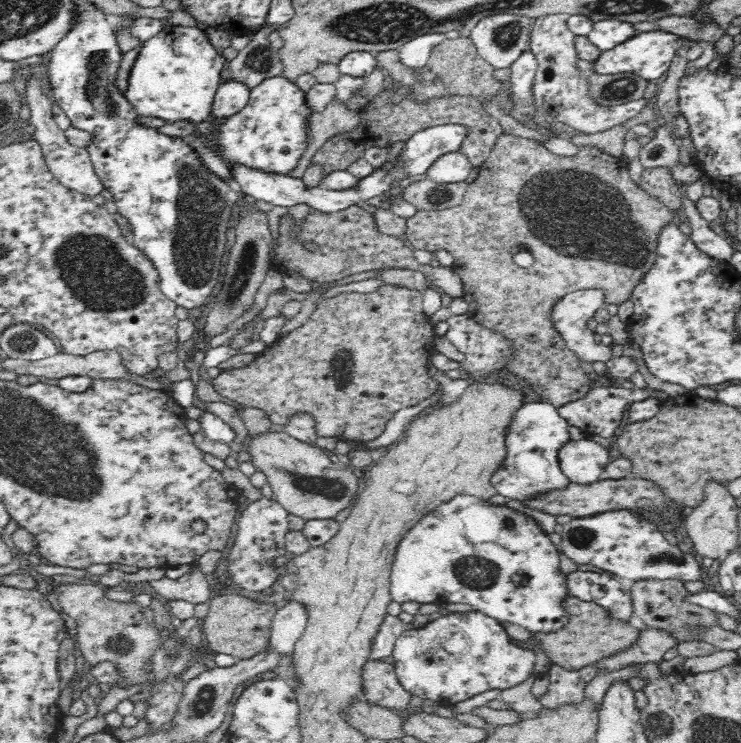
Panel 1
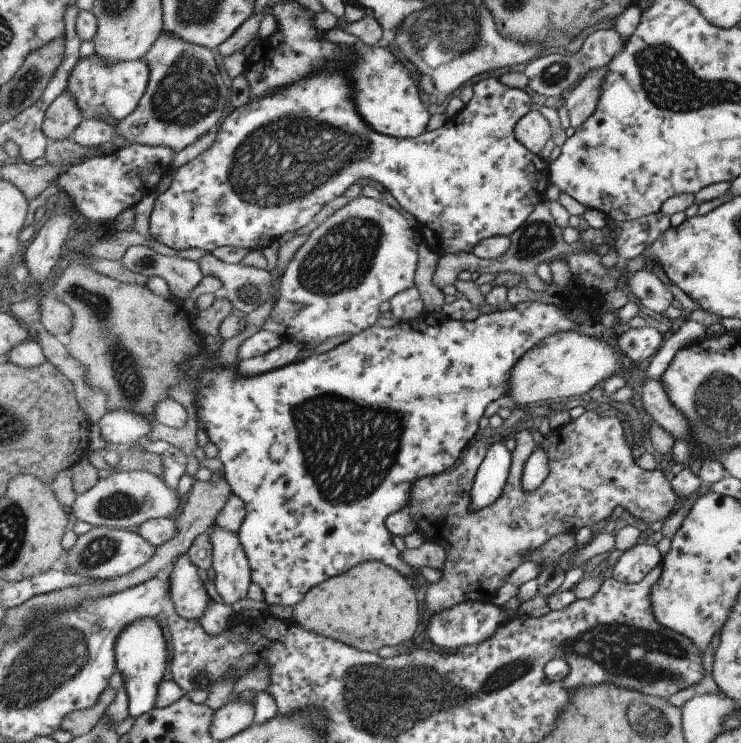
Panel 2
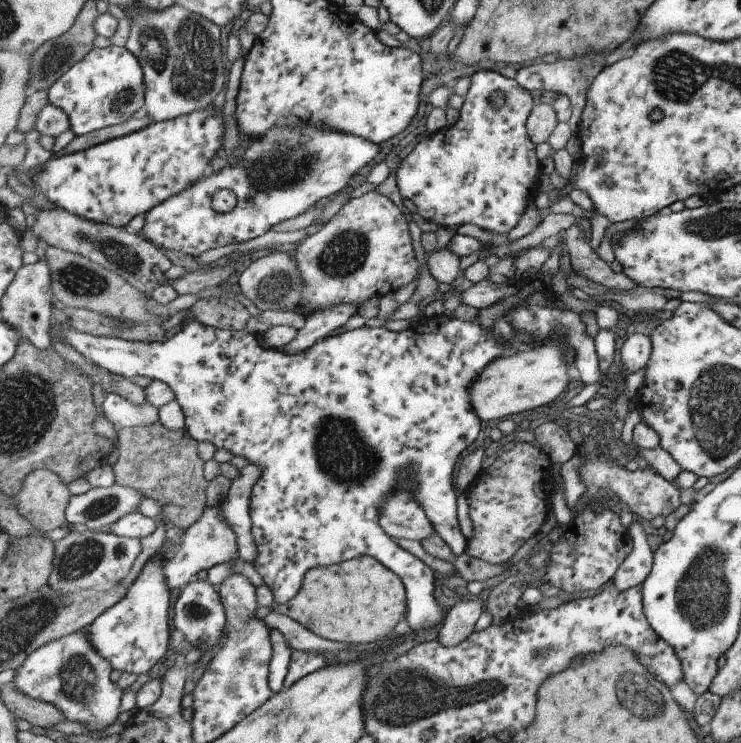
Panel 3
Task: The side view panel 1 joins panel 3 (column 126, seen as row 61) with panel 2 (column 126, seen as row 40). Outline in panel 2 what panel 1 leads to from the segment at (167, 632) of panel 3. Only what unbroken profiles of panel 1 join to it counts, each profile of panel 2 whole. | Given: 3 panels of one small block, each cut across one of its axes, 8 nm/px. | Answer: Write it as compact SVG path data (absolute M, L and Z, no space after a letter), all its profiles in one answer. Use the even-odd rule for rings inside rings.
M155 617L137 620L137 622L133 622L133 626L129 624L129 628L125 628L125 632L121 632L121 634L123 636L119 638L119 642L115 646L115 652L117 652L116 669L127 684L129 713L136 720L147 715L149 711L153 711L158 703L158 690L164 681L163 676L167 672L169 652L167 652L163 628L161 628L159 620L155 620Z

